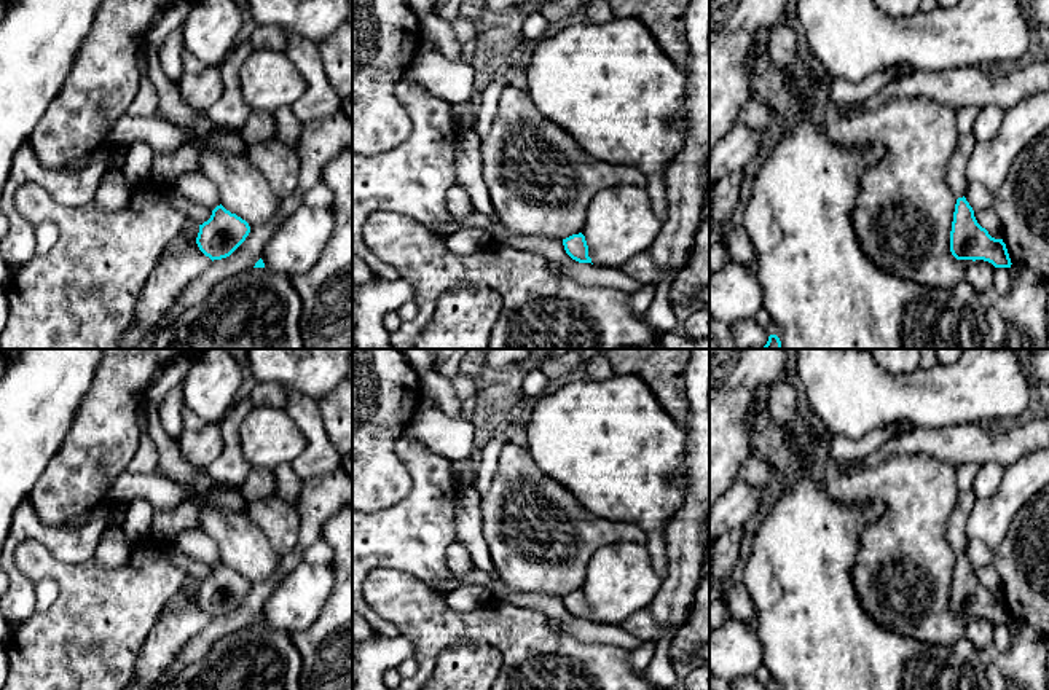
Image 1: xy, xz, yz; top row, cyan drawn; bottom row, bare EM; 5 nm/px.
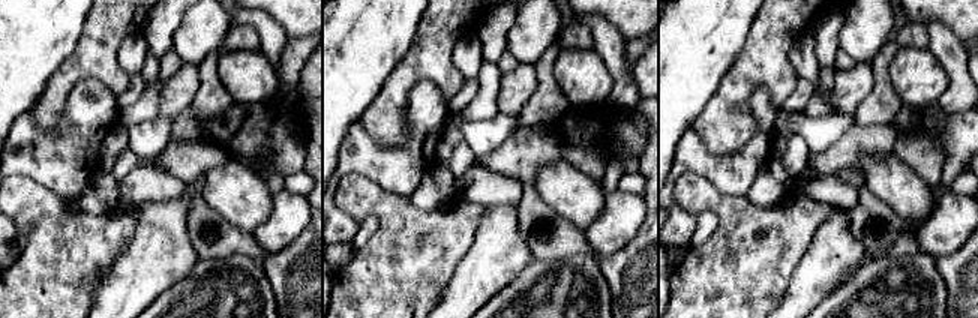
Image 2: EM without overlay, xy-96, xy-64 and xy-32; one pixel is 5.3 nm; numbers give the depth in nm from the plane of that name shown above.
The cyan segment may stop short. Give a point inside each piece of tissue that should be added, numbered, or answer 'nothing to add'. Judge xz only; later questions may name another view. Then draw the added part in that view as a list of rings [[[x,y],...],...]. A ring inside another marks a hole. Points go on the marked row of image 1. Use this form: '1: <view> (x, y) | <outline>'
nothing to add

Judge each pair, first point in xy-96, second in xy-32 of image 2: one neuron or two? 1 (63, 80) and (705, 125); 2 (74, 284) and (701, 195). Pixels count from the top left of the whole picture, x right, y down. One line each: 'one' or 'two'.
1: one
2: one

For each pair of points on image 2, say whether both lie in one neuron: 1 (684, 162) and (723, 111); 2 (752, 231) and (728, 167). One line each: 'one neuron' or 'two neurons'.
1: two neurons
2: two neurons

